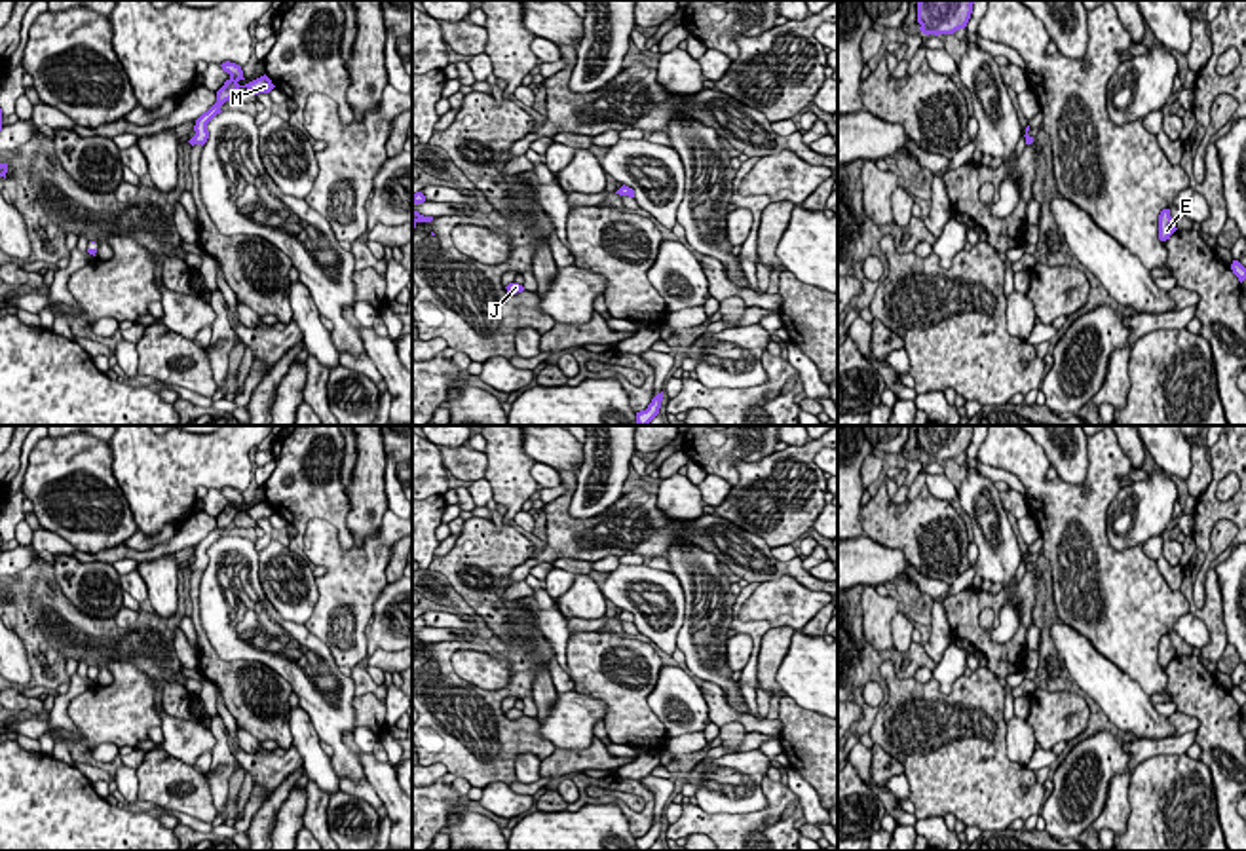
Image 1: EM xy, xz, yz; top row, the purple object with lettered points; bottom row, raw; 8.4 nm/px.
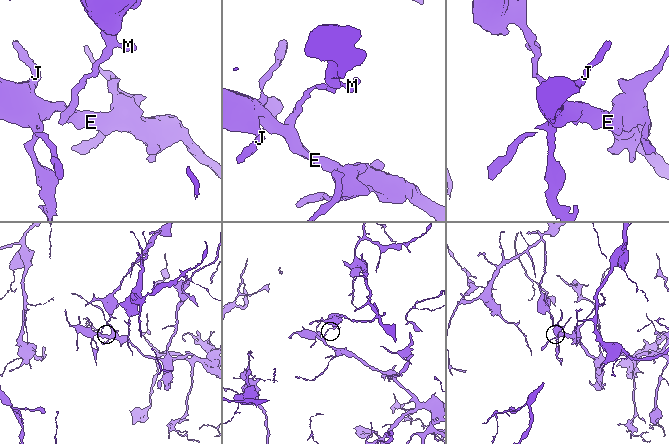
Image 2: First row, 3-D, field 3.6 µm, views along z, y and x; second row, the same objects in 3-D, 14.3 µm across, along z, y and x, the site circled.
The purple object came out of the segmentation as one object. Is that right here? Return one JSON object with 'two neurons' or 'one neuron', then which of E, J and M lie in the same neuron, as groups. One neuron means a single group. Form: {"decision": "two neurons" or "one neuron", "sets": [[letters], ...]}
{"decision": "two neurons", "sets": [["E", "J"], ["M"]]}

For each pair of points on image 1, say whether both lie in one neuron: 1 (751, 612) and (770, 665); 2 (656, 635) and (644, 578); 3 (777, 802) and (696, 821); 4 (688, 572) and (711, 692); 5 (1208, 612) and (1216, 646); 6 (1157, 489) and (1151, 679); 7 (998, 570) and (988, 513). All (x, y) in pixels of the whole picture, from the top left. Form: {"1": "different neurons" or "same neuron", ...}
{"1": "different neurons", "2": "same neuron", "3": "same neuron", "4": "different neurons", "5": "same neuron", "6": "different neurons", "7": "same neuron"}

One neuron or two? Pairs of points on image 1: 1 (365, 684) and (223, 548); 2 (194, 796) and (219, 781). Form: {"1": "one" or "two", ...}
{"1": "two", "2": "two"}

